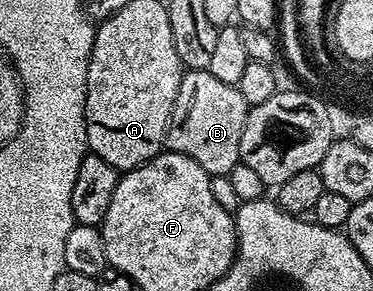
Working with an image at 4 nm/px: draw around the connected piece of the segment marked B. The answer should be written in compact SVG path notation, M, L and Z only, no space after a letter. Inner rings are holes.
M206 70L184 71L169 118L166 151L193 158L210 177L230 176L233 166L241 163L241 130L245 130L248 111L249 105L236 85L221 82Z

